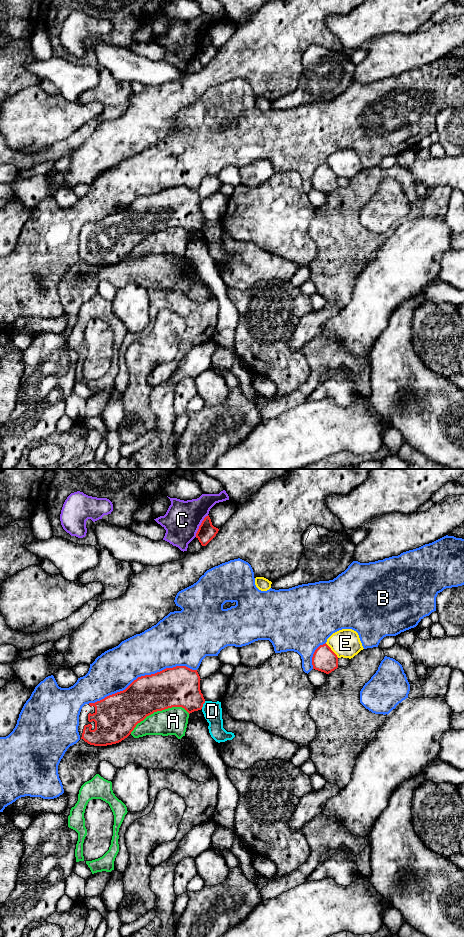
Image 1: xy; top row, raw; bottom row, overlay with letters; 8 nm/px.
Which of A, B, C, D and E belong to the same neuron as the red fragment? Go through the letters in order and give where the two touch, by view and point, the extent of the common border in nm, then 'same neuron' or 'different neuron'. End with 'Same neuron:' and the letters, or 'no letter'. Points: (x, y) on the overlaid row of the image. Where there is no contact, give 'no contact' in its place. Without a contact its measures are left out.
A: meets red in xy at (158, 710); contact 500 nm long; different neuron
B: meets red in xy at (142, 676); contact 900 nm long; different neuron
C: meets red in xy at (200, 525); contact 200 nm long; different neuron
D: meets red in xy at (202, 705); contact 70 nm long; different neuron
E: meets red in xy at (331, 650); contact 160 nm long; different neuron
Same neuron: no letter

